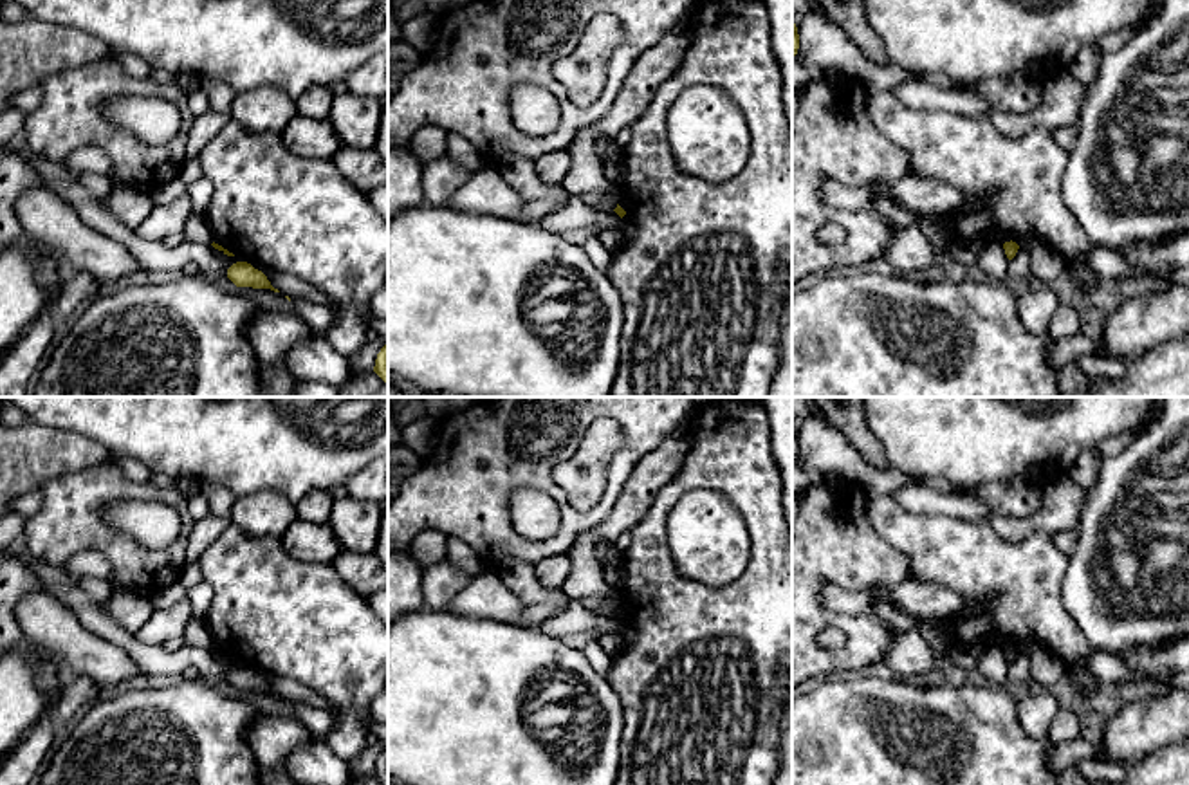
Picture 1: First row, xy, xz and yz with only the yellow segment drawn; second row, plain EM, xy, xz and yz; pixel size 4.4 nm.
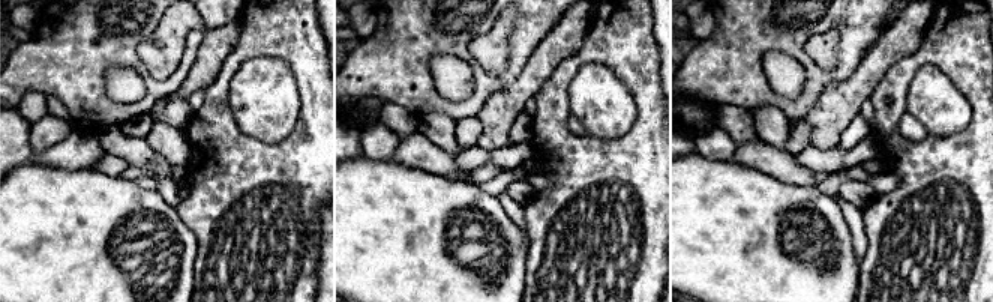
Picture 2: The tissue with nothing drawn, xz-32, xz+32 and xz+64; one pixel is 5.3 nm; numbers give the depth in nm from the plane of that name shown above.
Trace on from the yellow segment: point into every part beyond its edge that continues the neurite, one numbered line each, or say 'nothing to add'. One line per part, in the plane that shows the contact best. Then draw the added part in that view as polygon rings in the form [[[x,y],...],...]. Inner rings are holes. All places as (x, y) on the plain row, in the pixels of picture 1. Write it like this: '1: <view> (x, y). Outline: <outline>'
nothing to add

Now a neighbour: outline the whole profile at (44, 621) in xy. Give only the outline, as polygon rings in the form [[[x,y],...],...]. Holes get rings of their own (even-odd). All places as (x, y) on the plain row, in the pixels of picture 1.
[[[45,590],[23,596],[14,615],[23,641],[49,651],[65,675],[88,677],[103,689],[123,689],[144,675],[123,648],[87,630]]]

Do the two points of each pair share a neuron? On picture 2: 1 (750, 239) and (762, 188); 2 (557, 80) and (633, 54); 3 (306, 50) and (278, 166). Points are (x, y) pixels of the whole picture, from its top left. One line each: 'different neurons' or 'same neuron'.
1: same neuron
2: same neuron
3: same neuron

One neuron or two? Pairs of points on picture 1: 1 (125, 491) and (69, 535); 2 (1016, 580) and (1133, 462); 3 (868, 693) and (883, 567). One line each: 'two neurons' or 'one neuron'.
1: one neuron
2: two neurons
3: two neurons

